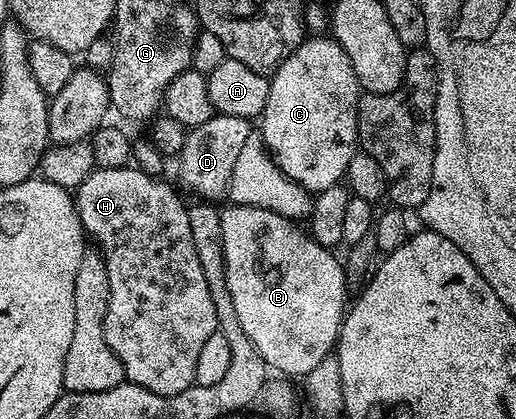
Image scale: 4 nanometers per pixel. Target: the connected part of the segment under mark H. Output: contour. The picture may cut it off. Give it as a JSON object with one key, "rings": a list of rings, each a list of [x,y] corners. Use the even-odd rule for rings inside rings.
{"rings":[[[135,166],[127,168],[96,168],[75,189],[74,199],[76,213],[80,219],[80,225],[84,227],[89,237],[96,239],[95,247],[106,262],[106,274],[110,278],[110,302],[106,310],[106,342],[110,342],[110,350],[122,362],[125,377],[131,383],[142,386],[154,394],[173,396],[182,394],[182,390],[193,387],[196,383],[194,370],[198,363],[198,354],[210,338],[210,334],[217,332],[216,315],[214,314],[214,302],[210,298],[210,289],[206,286],[206,278],[202,274],[202,265],[198,263],[198,253],[194,250],[194,237],[190,235],[190,218],[188,217],[188,204],[180,201],[180,196],[167,184],[167,179],[147,176],[142,169]]]}

